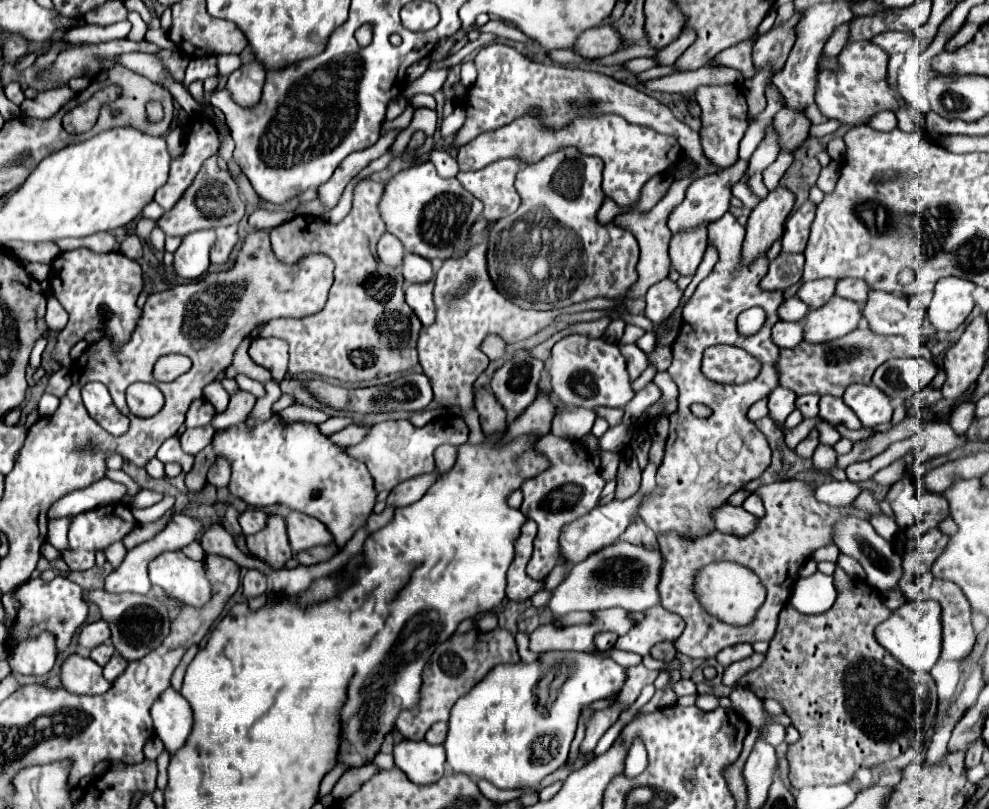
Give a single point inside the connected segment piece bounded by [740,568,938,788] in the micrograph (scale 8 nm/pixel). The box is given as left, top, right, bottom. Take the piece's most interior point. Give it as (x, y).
(855, 706)

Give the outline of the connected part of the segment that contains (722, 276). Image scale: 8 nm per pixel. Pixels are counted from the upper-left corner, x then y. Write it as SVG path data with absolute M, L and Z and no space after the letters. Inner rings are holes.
M728 210L720 220L708 224L708 242L718 250L718 262L712 268L712 272L698 284L694 296L690 298L690 302L686 304L684 312L682 312L682 328L680 334L676 336L674 344L672 344L672 364L668 368L668 374L672 376L672 380L678 386L678 410L670 416L670 436L666 440L666 454L664 460L658 468L658 488L656 492L648 498L648 502L642 504L640 508L640 518L654 530L654 532L666 532L666 530L676 530L678 534L684 536L702 536L710 530L714 530L710 512L712 508L722 506L730 494L734 494L736 490L740 490L746 482L760 478L762 472L768 468L770 464L770 446L764 438L764 434L754 426L754 422L750 422L746 418L748 408L766 398L768 392L778 384L778 372L776 372L776 360L780 356L780 348L772 342L770 330L772 326L780 320L778 318L778 308L784 302L782 292L766 292L758 288L760 278L768 272L768 260L766 254L758 256L750 266L742 266L740 264L740 248L742 248L742 240L744 240L744 226L736 220L736 216ZM752 306L760 306L766 310L766 324L762 326L762 330L754 336L740 336L736 332L736 318L740 312L752 308ZM712 344L732 344L738 348L748 350L752 356L756 356L762 362L762 372L758 374L758 378L754 378L752 382L744 384L744 386L720 386L716 382L710 382L704 378L702 370L700 370L700 362L702 362L702 354L708 346ZM692 402L700 402L704 406L708 406L712 410L712 416L708 418L696 418L690 412L690 404Z

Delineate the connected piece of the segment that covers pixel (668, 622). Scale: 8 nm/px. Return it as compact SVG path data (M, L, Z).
M654 606L646 610L646 618L640 620L632 632L618 638L616 646L618 650L634 652L640 656L648 656L650 648L658 642L674 642L684 630L684 620L662 606Z

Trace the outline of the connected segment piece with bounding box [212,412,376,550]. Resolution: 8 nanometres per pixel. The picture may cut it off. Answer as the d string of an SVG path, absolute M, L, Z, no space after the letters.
M278 412L254 426L248 426L248 420L250 416L236 426L216 430L212 438L214 454L230 462L230 494L250 506L284 504L314 516L330 530L342 550L352 534L364 526L376 504L374 482L366 464L348 456L312 422L288 422Z

